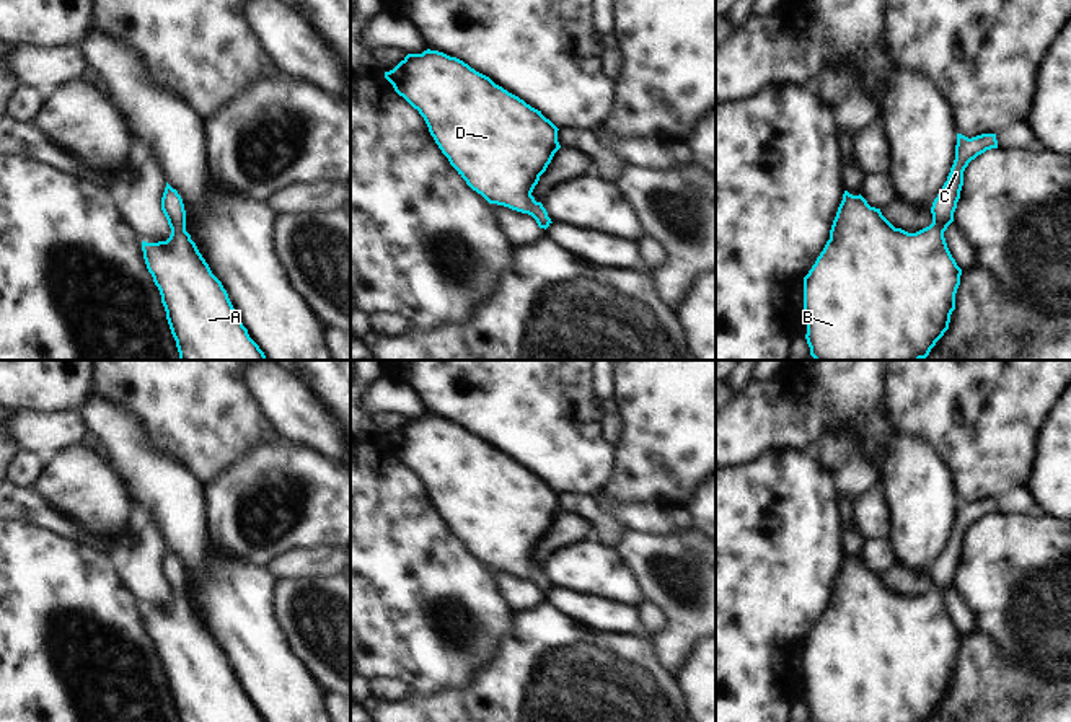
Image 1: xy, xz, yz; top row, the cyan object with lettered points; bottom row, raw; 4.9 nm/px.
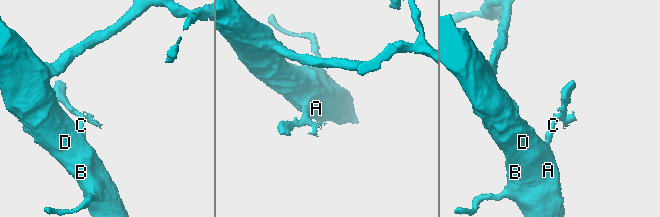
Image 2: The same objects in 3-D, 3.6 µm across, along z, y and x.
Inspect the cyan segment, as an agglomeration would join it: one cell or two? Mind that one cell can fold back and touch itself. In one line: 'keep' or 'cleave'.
keep

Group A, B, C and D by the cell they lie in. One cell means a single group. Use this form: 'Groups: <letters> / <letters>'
Groups: A B C D.

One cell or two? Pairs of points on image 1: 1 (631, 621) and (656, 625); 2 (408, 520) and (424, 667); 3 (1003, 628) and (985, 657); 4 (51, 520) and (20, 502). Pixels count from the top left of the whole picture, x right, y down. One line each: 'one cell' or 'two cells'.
1: two cells
2: one cell
3: two cells
4: one cell

